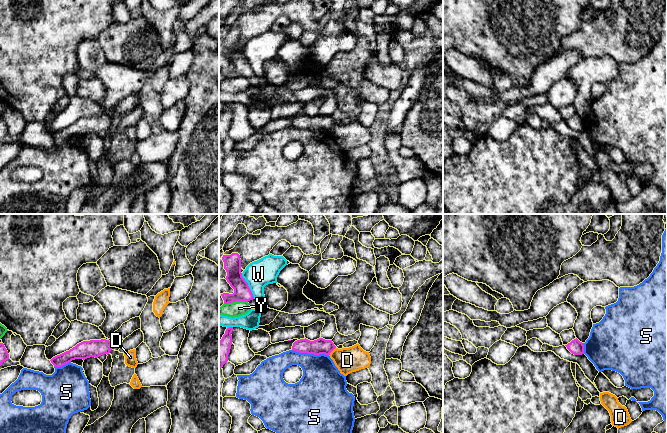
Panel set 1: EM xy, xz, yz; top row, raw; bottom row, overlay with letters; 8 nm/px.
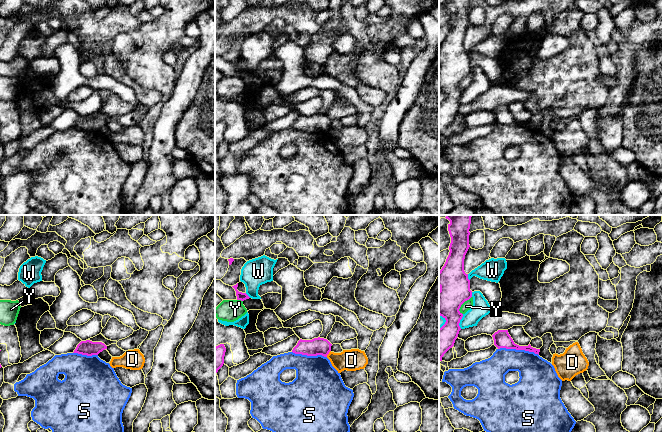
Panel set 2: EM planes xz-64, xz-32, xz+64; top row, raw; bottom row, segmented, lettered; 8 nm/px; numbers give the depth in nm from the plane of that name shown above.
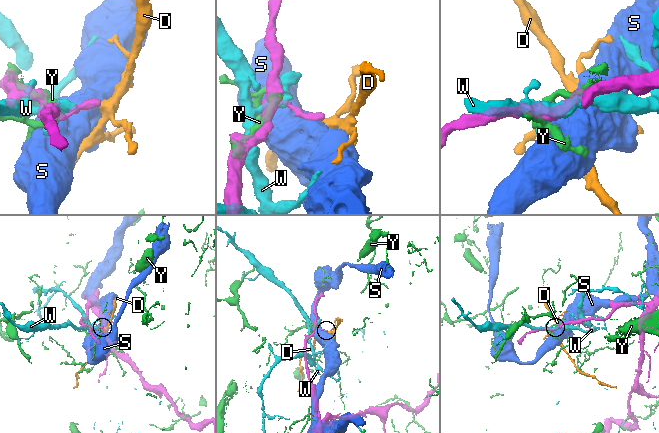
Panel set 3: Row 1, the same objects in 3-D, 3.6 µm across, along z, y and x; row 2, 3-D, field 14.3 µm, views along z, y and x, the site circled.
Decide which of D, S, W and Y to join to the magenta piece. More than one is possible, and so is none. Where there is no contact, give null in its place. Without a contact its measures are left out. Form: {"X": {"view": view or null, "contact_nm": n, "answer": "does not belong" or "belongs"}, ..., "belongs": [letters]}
{"D": {"view": "xz", "contact_nm": 90, "answer": "does not belong"}, "S": {"view": "xz", "contact_nm": 300, "answer": "does not belong"}, "W": {"view": "xz", "contact_nm": 240, "answer": "does not belong"}, "Y": {"view": "xz", "contact_nm": 190, "answer": "does not belong"}, "belongs": []}

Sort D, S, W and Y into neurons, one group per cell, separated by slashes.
D / S / W / Y

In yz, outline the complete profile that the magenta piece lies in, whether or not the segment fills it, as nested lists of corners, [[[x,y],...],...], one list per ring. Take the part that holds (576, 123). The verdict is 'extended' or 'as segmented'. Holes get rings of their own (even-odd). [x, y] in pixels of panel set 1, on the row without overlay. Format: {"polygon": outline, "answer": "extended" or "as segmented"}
{"polygon": [[[577,114],[565,121],[567,125],[574,131],[584,130],[584,121]]], "answer": "as segmented"}

